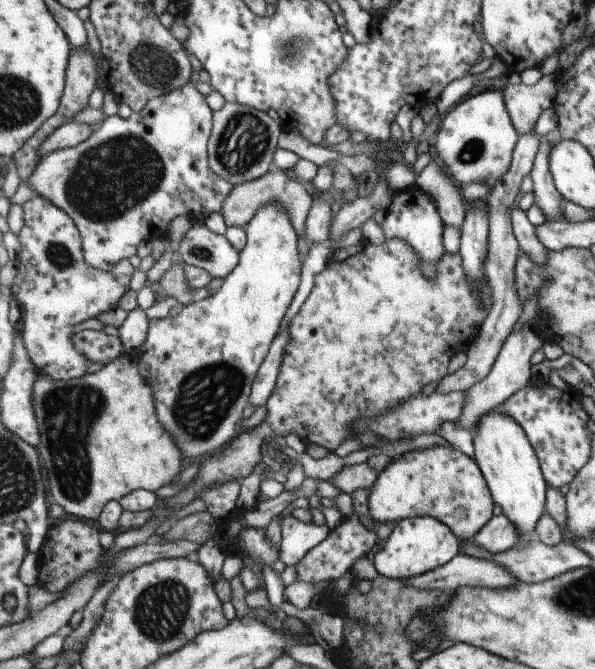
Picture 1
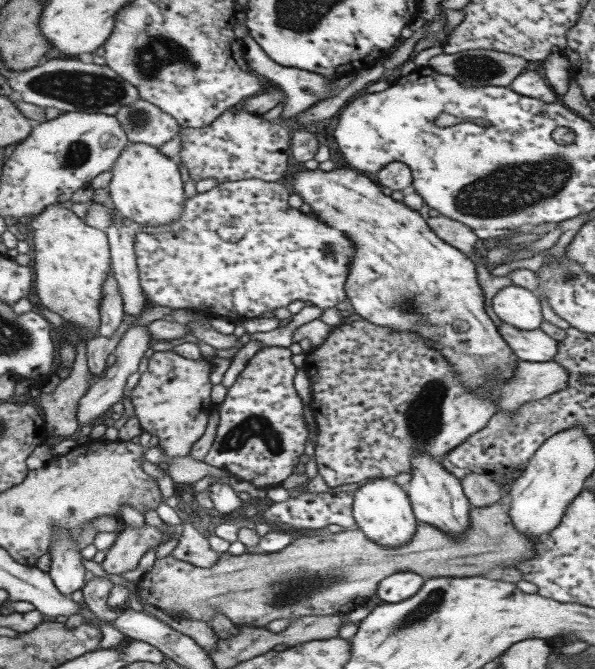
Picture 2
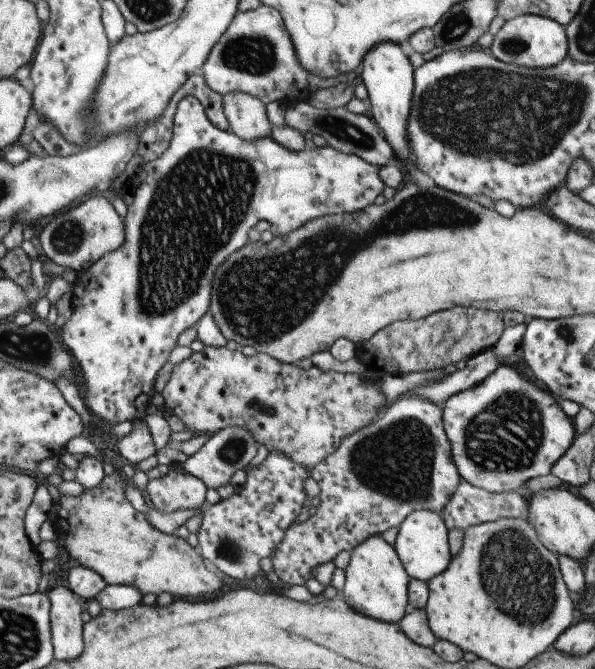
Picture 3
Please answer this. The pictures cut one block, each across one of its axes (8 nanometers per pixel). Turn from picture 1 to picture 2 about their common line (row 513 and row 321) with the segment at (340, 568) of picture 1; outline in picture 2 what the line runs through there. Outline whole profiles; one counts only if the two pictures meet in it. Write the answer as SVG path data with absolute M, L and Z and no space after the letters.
M353 317L349 324L339 324L337 328L333 328L332 332L325 338L325 341L317 348L313 347L305 354L302 369L309 376L311 380L311 401L309 401L308 408L312 414L317 428L317 436L315 438L313 458L316 464L317 474L321 476L325 484L329 488L345 484L358 483L361 480L373 479L374 476L380 478L390 479L396 474L403 474L403 472L411 472L411 458L419 451L427 452L431 458L440 459L444 454L447 454L451 448L459 446L474 432L483 428L491 415L496 412L496 406L491 402L489 392L481 390L481 392L473 392L467 390L467 386L463 386L459 382L459 376L451 370L451 364L437 353L434 348L426 348L425 344L413 332L403 331L397 332L393 328L380 327L376 324L366 321L358 317Z

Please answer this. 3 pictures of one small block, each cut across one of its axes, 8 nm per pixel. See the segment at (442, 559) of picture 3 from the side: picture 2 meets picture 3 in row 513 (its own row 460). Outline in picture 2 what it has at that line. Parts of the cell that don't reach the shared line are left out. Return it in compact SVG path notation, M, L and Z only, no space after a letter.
M419 451L411 458L411 480L405 490L413 516L418 522L431 524L443 534L459 538L469 524L470 504L460 486L460 481L451 472L445 472L439 459L431 458L427 452Z

